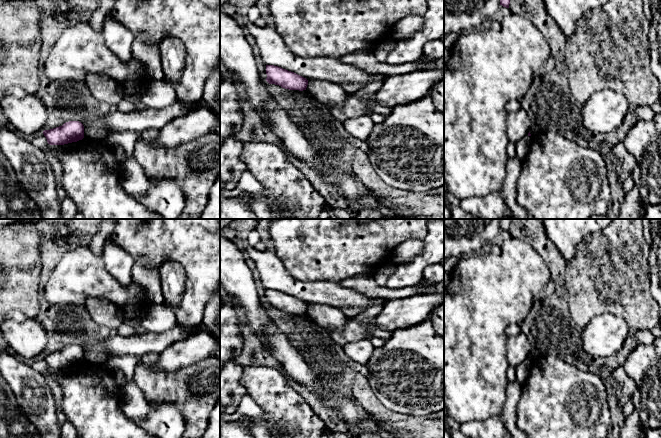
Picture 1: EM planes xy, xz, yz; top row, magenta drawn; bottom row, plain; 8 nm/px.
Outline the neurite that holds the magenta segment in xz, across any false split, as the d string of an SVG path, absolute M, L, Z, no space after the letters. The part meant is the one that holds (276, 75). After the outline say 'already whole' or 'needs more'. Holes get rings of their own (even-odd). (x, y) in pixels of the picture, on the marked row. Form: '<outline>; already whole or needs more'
M266 65L266 81L289 90L306 90L308 80L294 72L278 66Z; already whole

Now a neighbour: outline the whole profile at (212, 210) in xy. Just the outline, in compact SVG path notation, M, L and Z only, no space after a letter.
M220 174L209 191L209 200L200 219L220 219Z

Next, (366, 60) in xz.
M367 50L349 53L337 58L337 60L342 63L353 65L359 69L365 70L367 73L373 75L383 74L386 76L391 76L403 75L418 70L424 64L422 58L423 57L414 62L405 63L402 65L389 65L386 62L378 61L373 50Z

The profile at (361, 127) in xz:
M370 116L354 117L343 123L344 129L354 138L361 141L366 141L374 125L375 122Z

